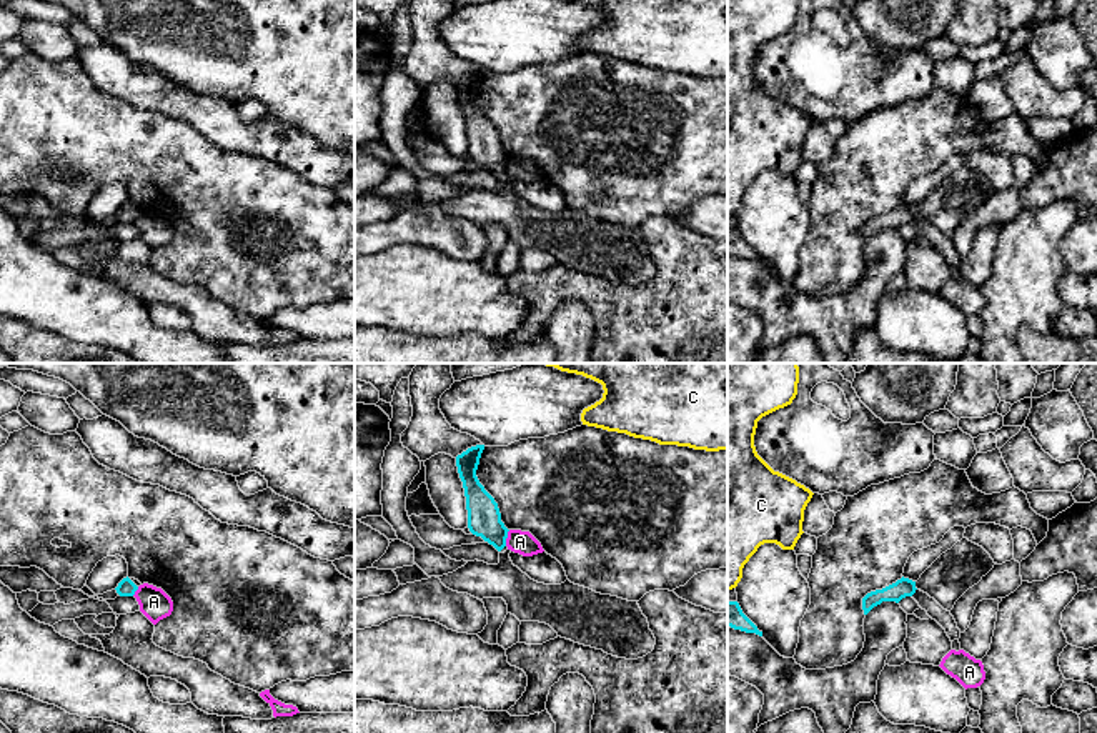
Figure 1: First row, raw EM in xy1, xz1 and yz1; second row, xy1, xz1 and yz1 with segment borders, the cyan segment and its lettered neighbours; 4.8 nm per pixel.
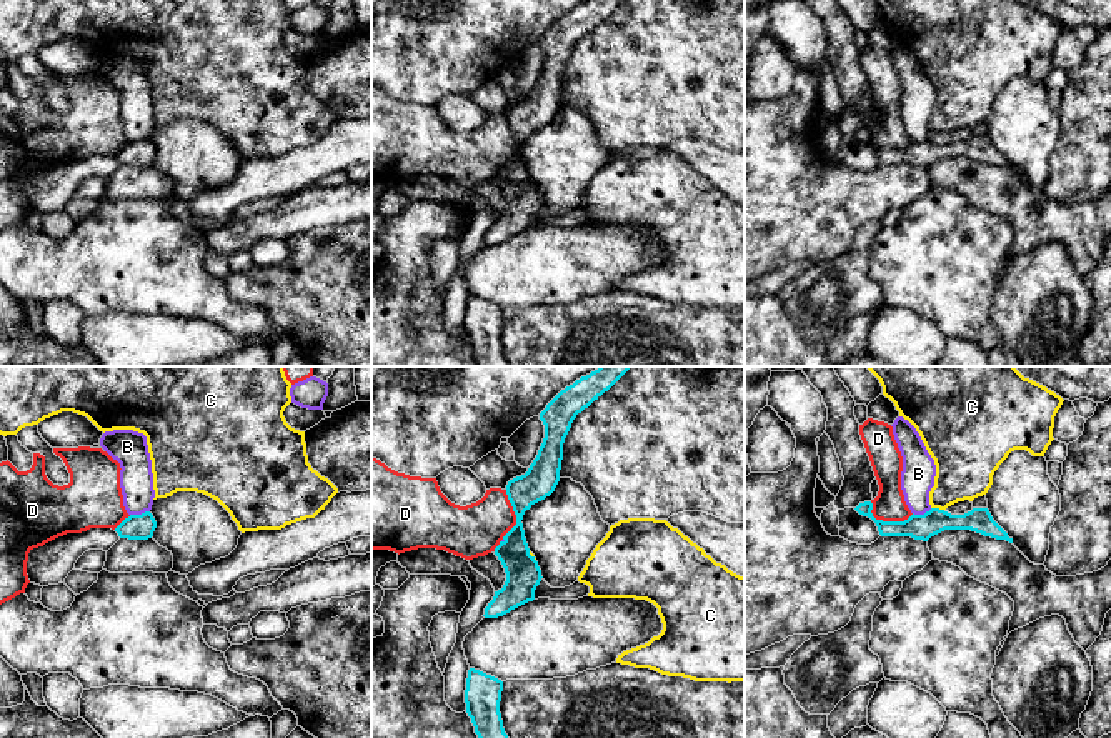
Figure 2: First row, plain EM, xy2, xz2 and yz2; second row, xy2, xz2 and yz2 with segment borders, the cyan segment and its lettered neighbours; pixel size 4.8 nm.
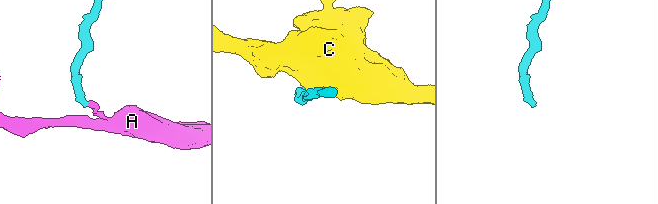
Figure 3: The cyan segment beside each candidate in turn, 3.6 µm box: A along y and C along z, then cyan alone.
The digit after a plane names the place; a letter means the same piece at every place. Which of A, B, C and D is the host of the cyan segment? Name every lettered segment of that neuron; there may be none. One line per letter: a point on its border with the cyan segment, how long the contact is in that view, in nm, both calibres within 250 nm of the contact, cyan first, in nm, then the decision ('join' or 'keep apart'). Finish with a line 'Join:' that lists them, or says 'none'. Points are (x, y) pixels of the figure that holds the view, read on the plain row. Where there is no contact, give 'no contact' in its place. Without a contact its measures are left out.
A: contact xz1 (506, 164); length 80 nm; calibres 160 and 110 nm; keep apart
B: contact xy2 (139, 142); length 100 nm; calibres 130 and 160 nm; keep apart
C: contact yz2 (938, 135); length 70 nm; calibres 130 and 280 nm; keep apart
D: contact xz2 (517, 147); length 300 nm; calibres 160 and 260 nm; keep apart
Join: none

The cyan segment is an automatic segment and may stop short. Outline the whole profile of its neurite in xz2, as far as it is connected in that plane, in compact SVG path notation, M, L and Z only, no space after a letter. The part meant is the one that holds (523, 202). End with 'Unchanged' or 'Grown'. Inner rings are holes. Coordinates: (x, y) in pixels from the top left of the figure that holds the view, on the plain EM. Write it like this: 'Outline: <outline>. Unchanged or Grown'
Outline: M590 0L561 17L540 40L545 65L528 98L508 108L506 122L516 142L516 152L495 175L506 208L495 218L485 235L485 245L498 245L511 237L533 228L541 208L541 197L530 175L523 157L523 142L535 130L550 123L558 108L563 87L563 70L578 40L608 18L625 0Z. Unchanged

